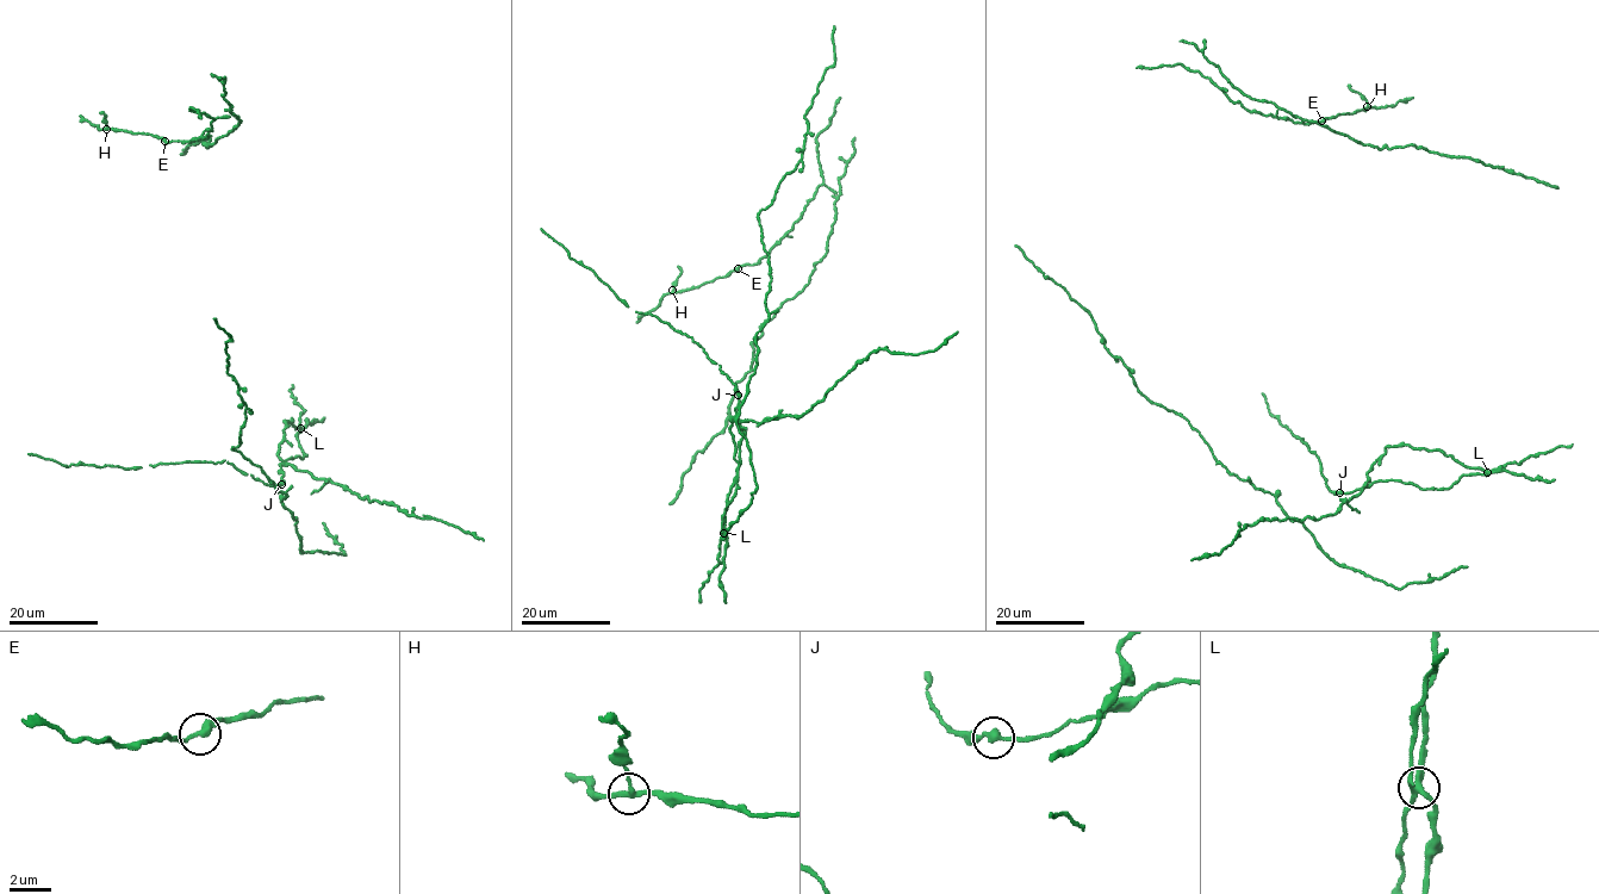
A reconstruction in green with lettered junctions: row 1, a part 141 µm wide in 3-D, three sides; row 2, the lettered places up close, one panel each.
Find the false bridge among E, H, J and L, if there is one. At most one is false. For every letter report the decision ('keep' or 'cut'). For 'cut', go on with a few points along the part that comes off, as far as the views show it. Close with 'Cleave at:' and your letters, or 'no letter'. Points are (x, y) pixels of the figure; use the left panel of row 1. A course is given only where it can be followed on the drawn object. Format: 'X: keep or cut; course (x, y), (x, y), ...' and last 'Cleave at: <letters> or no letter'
E: keep
H: keep
J: keep
L: cut; course (300, 428), (292, 418), (285, 422), (278, 454), (297, 471), (484, 540)
Cleave at: L

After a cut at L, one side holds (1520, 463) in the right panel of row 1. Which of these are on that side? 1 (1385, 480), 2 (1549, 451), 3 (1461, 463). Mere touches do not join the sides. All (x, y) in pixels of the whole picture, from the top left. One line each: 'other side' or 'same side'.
1: same side
2: same side
3: other side

